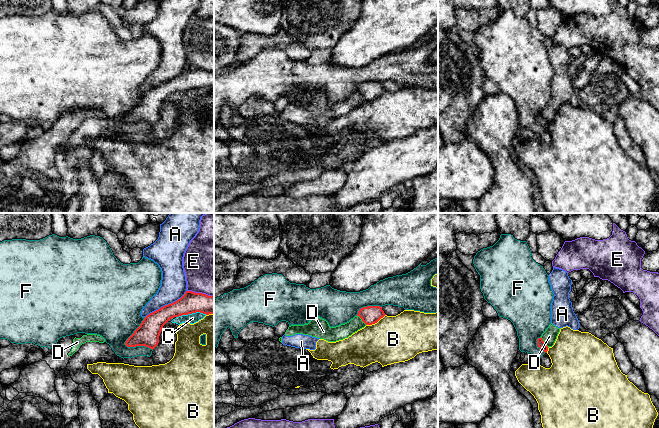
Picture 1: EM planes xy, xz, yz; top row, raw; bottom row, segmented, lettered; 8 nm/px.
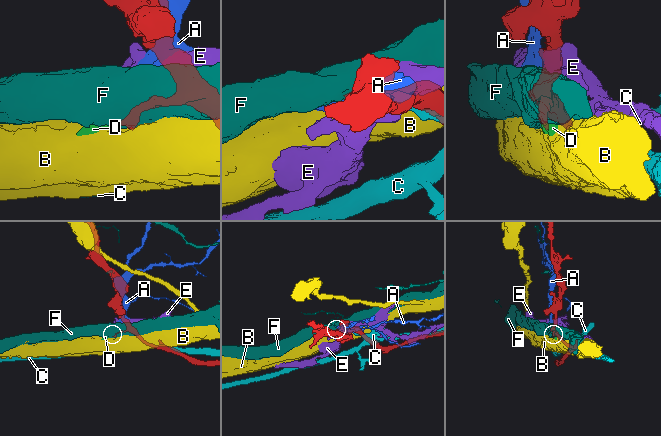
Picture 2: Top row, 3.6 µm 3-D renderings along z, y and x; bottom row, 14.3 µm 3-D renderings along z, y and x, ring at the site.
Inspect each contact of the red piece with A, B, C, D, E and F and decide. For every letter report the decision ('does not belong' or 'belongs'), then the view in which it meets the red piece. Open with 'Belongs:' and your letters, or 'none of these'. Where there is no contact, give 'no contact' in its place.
Belongs: none of these
A: does not belong; contact in xy
B: does not belong; contact in xz
C: does not belong; contact in xy
D: does not belong; contact in yz
E: does not belong; contact in xy
F: does not belong; contact in xy

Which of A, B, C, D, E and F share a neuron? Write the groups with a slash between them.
A D / B / C / E / F

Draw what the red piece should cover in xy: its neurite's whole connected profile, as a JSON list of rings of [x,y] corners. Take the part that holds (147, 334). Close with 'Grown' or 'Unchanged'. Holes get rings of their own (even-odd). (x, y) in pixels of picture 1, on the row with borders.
[[[186,291],[177,301],[147,315],[127,339],[127,347],[145,346],[154,349],[159,343],[163,326],[172,318],[200,312],[214,314],[214,296]]]. Unchanged

